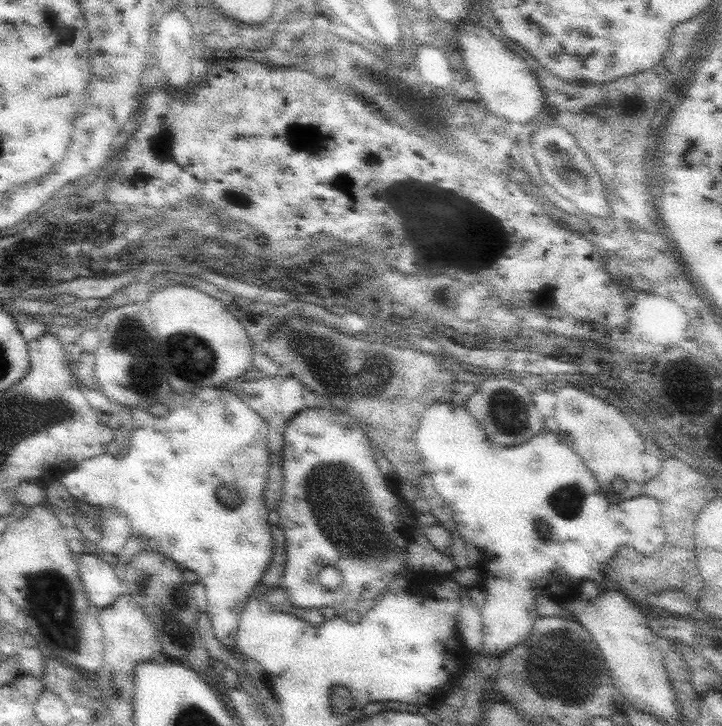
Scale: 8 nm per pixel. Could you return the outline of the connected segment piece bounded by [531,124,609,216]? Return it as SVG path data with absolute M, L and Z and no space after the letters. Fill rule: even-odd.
M543 124L531 136L531 150L533 150L533 158L543 174L543 180L551 188L555 188L555 192L559 192L563 198L569 198L579 210L583 210L587 214L603 216L609 212L609 204L603 196L601 180L599 180L593 164L589 164L591 160L587 160L583 150L577 146L577 140L571 132L567 132L563 126Z

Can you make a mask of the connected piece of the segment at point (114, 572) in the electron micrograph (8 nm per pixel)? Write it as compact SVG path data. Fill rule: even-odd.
M91 550L89 554L81 554L77 556L77 562L85 596L95 608L103 610L119 596L123 596L125 586L121 580L121 570L113 564L109 566L107 562L103 562L99 552Z

